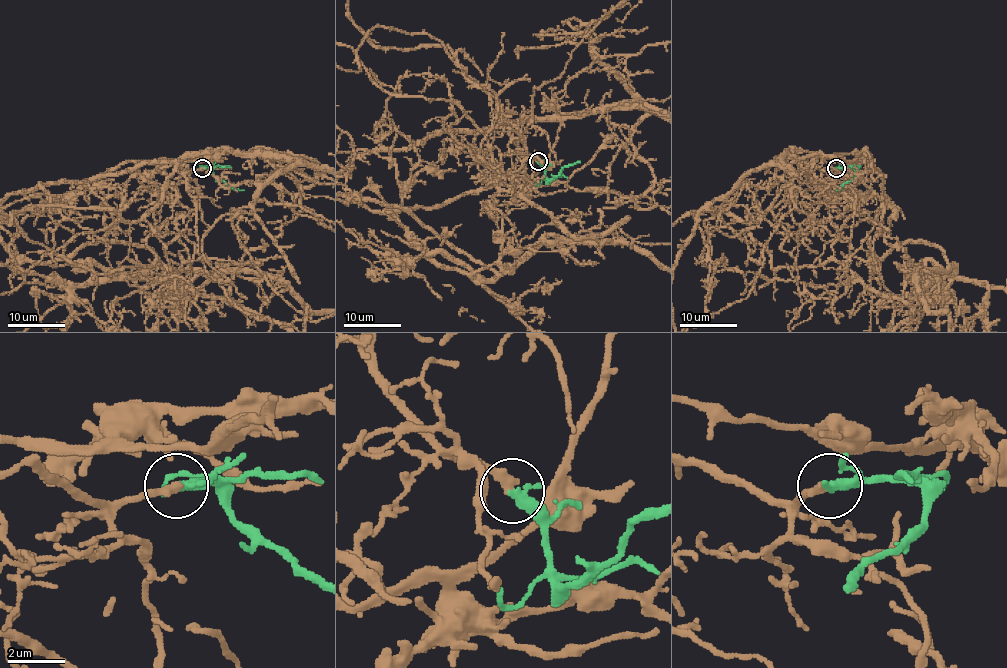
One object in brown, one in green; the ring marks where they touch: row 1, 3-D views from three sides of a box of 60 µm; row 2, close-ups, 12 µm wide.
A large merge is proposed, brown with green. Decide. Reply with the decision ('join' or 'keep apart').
join

